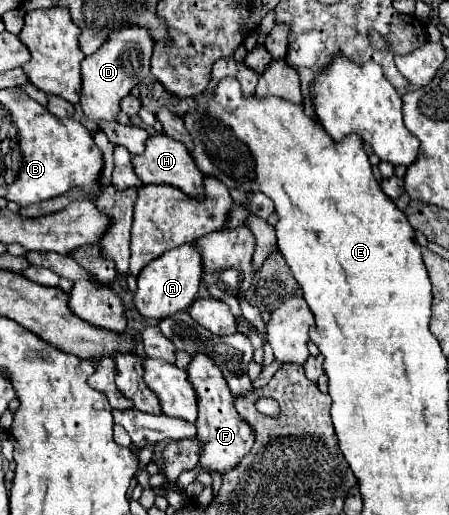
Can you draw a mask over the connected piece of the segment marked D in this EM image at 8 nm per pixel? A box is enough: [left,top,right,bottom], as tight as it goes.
[80,29,154,123]

